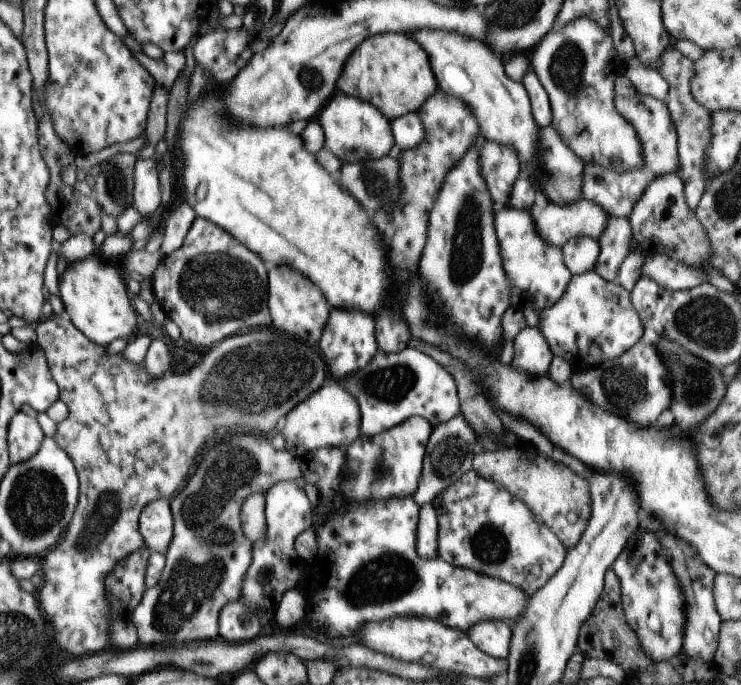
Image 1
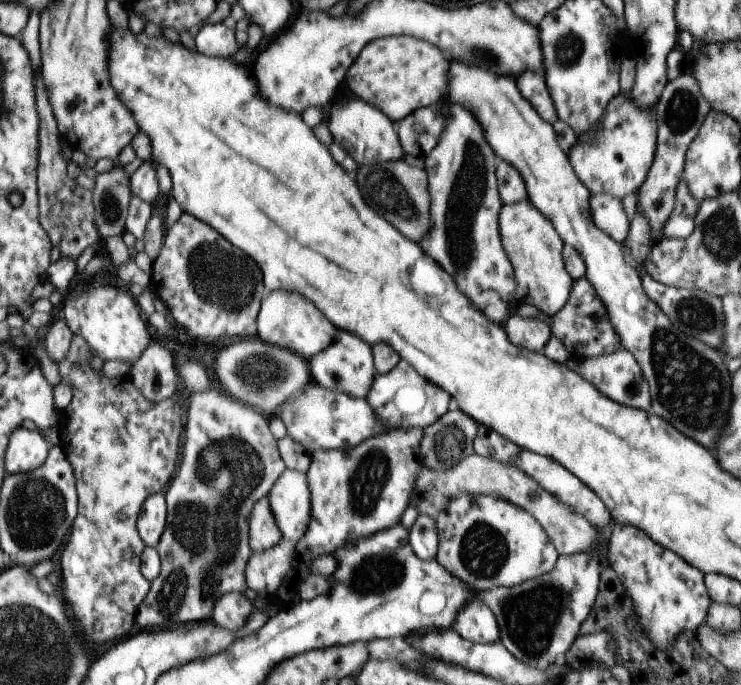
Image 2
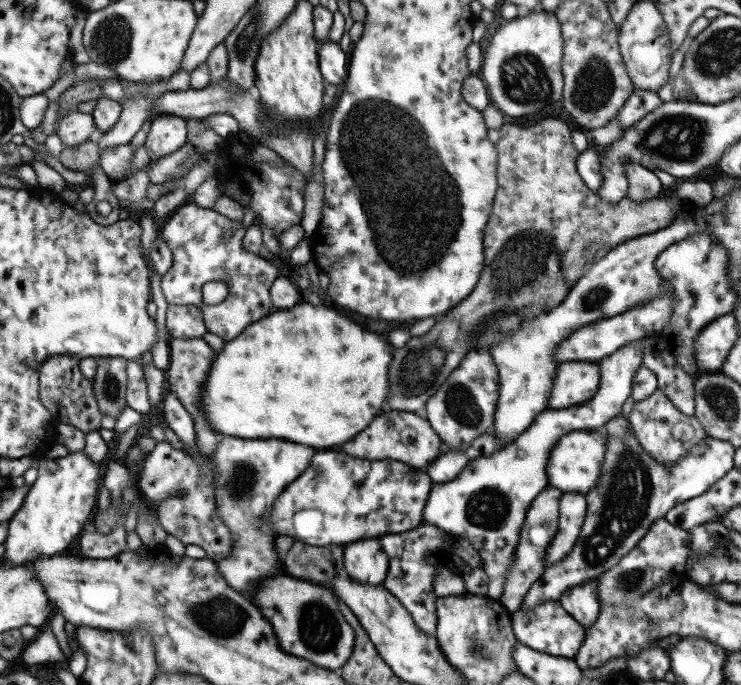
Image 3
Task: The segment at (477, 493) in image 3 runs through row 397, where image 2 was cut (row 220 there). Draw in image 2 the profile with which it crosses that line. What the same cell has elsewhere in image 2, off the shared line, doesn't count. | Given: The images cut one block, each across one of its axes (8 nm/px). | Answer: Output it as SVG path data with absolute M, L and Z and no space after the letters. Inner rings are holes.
M606 194L589 196L591 222L610 236L615 242L623 243L628 233L629 223L621 200Z

